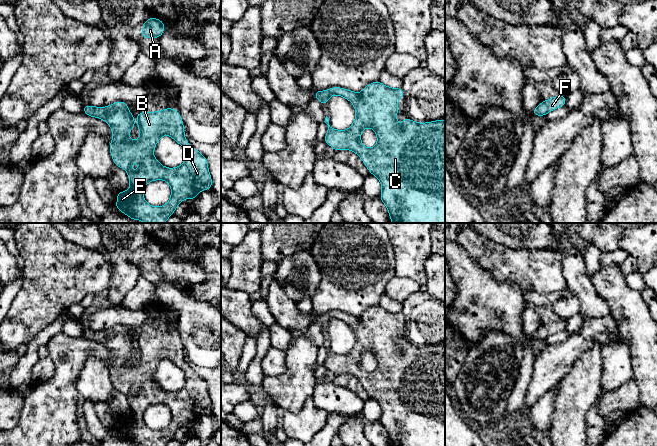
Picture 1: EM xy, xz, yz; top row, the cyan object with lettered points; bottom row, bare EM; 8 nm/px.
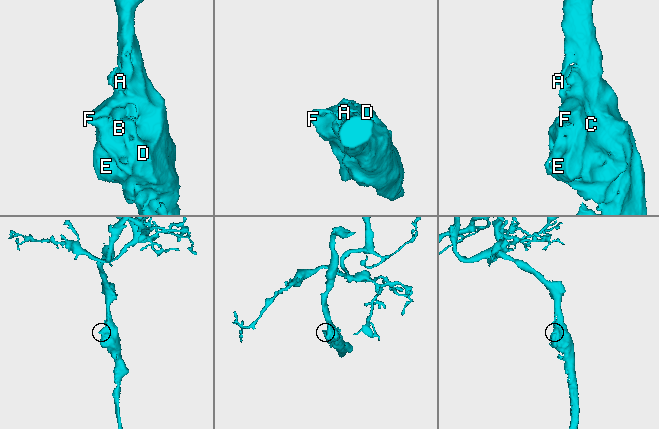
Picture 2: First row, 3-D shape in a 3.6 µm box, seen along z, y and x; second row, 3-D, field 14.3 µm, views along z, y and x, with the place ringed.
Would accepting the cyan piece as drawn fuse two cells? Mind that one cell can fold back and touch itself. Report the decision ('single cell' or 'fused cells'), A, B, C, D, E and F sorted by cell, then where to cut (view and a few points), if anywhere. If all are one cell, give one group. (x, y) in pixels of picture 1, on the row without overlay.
single cell | A B C D E F | no cut

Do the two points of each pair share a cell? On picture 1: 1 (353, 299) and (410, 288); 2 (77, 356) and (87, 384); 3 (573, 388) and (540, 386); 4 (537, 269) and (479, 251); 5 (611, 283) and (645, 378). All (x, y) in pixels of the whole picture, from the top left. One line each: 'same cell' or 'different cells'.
1: different cells
2: different cells
3: different cells
4: same cell
5: same cell

